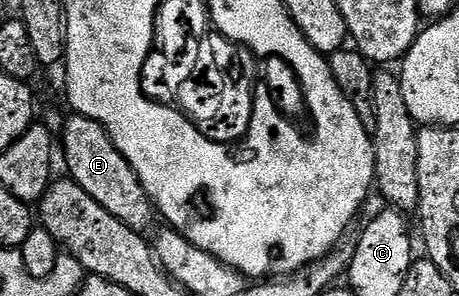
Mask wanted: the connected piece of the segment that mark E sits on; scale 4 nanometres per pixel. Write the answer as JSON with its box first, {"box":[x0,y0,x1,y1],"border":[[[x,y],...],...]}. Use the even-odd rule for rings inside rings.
{"box":[64,112,154,235],"border":[[[73,112],[64,122],[64,165],[68,168],[67,176],[90,195],[97,203],[102,203],[114,219],[122,219],[126,227],[130,227],[141,235],[147,234],[153,228],[154,206],[146,195],[134,167],[118,151],[118,147],[110,139],[101,121],[90,119],[86,115]]]}

